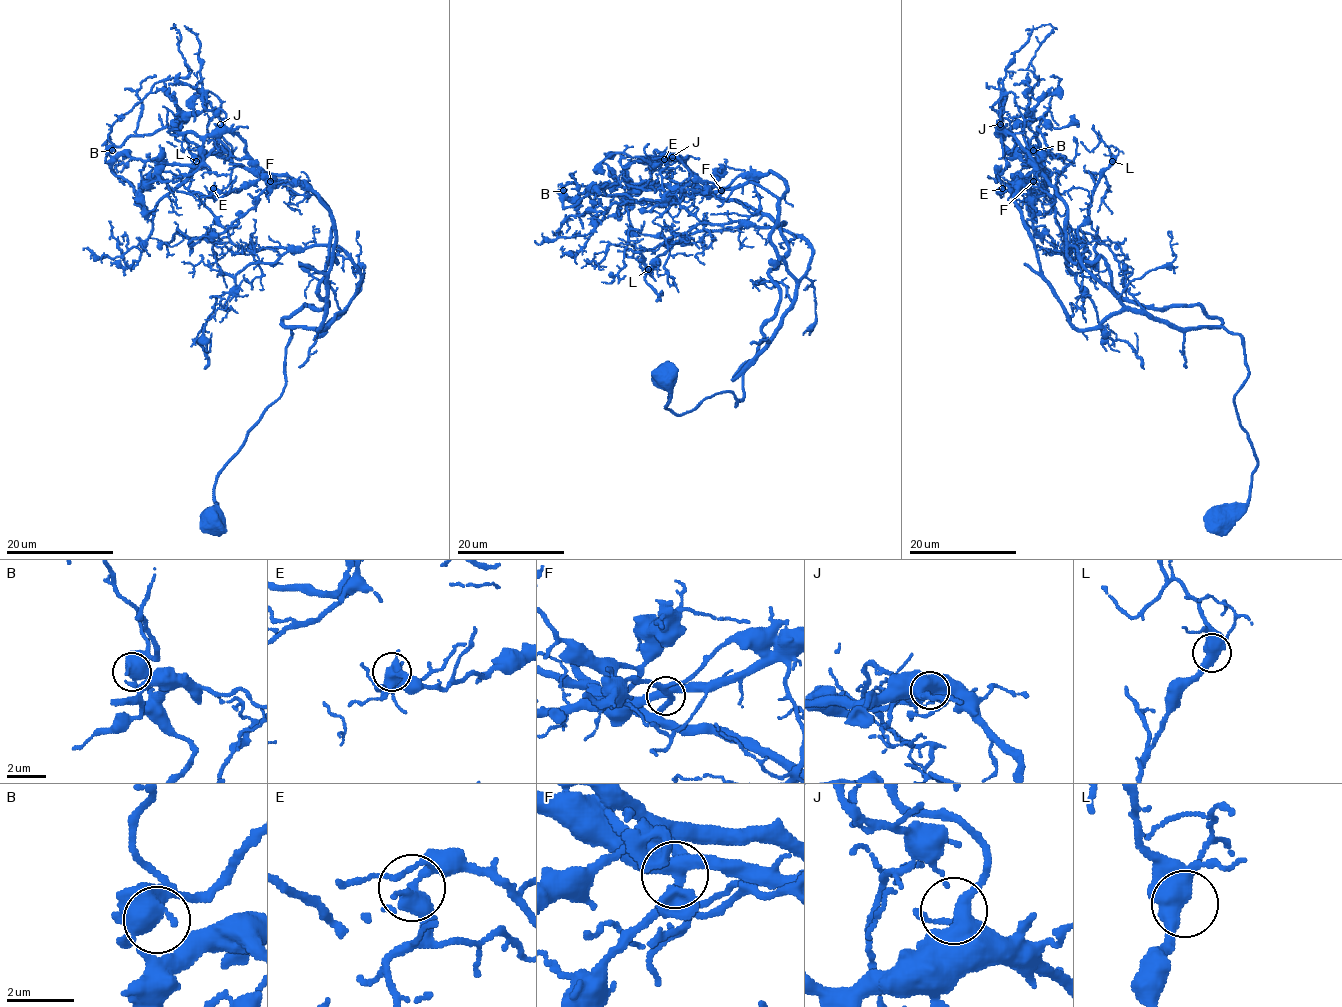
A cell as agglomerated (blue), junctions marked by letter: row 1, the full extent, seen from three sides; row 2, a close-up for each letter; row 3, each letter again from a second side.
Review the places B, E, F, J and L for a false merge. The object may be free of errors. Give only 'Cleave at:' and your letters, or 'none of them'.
Cleave at: none of them

